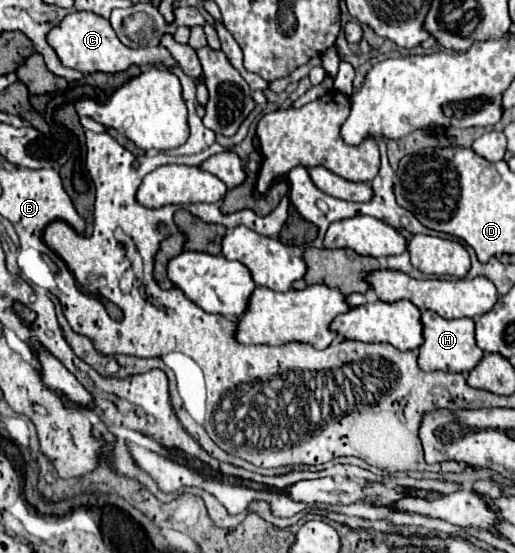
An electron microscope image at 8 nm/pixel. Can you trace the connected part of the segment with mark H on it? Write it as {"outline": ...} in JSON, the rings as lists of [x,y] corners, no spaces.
{"outline":[[[433,311],[421,313],[423,323],[423,343],[419,347],[417,365],[421,371],[449,371],[449,373],[469,373],[483,351],[475,343],[475,325],[471,319],[443,319]]]}

